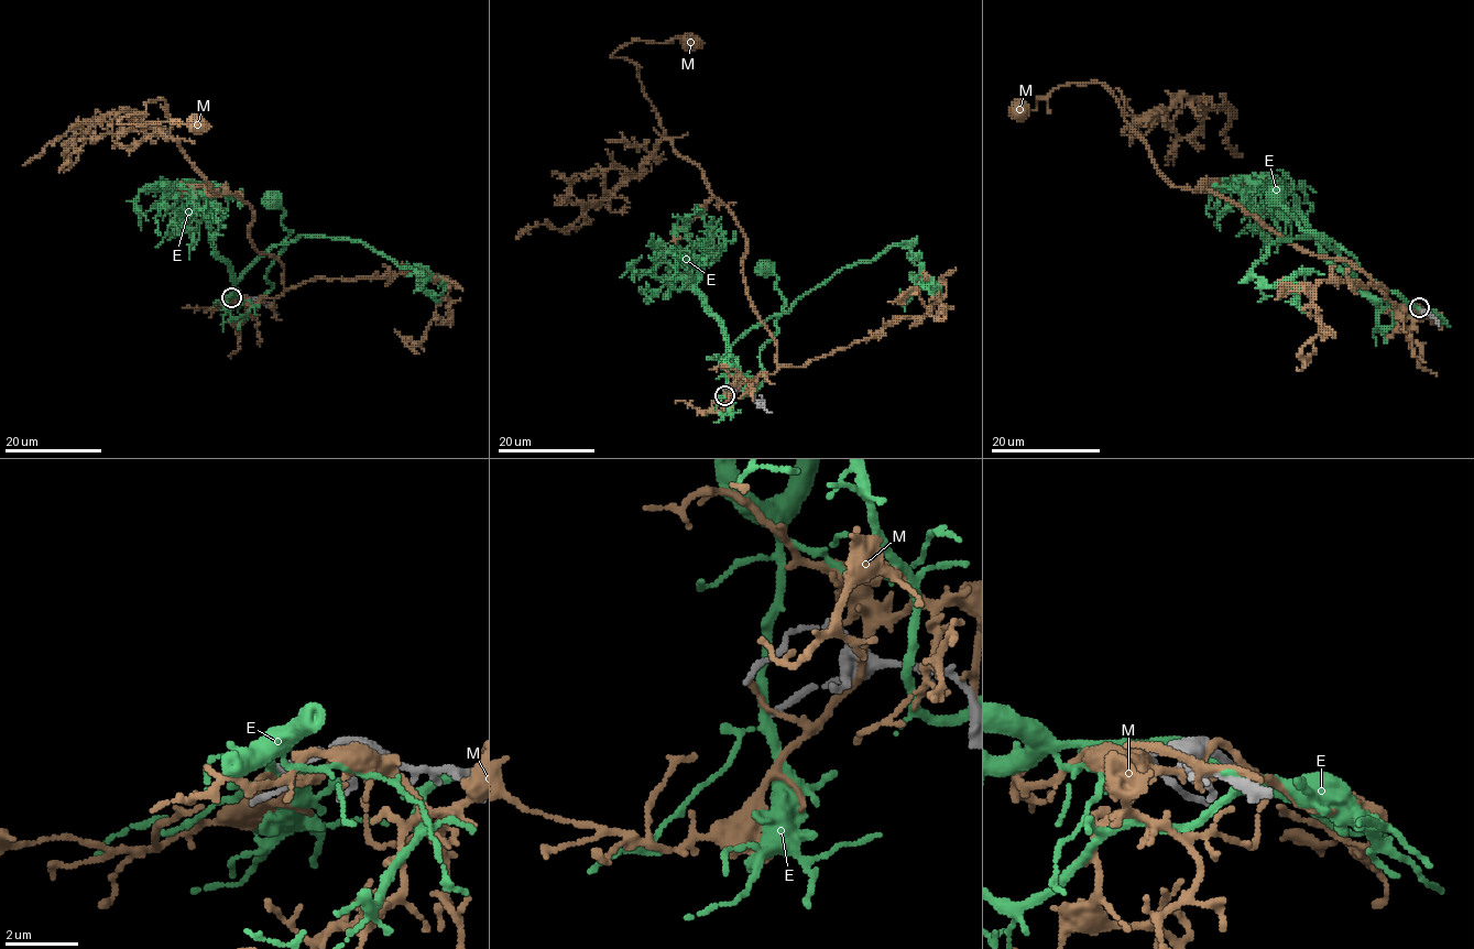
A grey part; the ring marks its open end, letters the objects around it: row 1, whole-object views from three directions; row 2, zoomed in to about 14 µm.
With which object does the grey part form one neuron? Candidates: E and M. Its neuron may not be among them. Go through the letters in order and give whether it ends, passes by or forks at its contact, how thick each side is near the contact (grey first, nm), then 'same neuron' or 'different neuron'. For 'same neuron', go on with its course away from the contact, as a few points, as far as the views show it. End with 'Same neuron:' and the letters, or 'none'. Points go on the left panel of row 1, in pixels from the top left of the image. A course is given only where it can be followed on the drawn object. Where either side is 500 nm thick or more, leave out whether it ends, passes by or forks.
E: it forks; calibres 200 and 240 nm; different neuron
M: it forks; calibres 200 and 130 nm; different neuron
Same neuron: none

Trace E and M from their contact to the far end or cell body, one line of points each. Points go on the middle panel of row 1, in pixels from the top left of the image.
E: (725, 394), (727, 372), (745, 375), (746, 394), (765, 378), (760, 349), (784, 307), (777, 276), (766, 268)
M: (728, 394), (777, 368), (744, 284), (745, 238), (664, 137), (639, 67), (611, 57), (637, 40), (687, 41)

